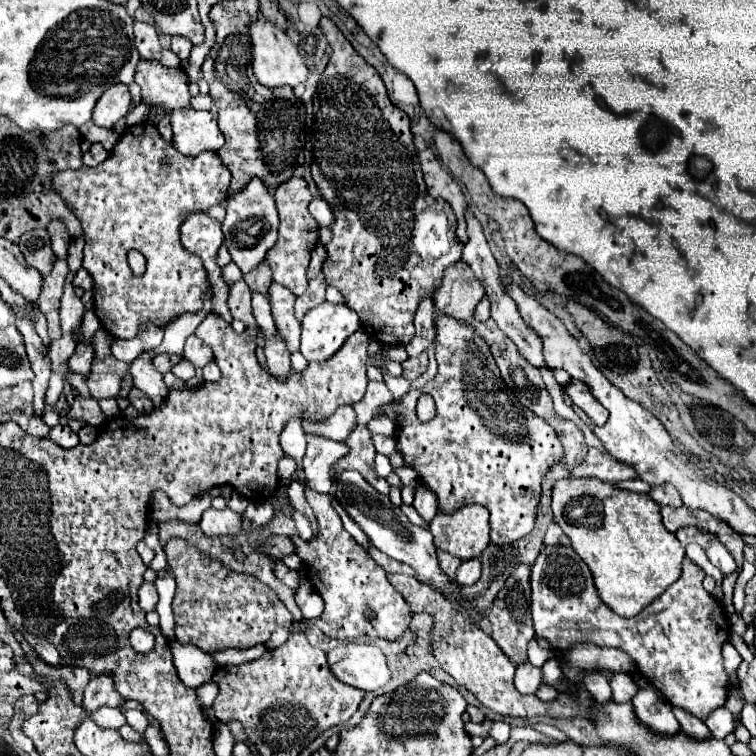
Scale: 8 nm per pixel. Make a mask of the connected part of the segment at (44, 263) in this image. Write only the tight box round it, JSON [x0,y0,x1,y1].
[20,228,54,278]

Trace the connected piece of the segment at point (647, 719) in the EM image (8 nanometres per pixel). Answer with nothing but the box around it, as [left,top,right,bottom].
[632,688,680,736]

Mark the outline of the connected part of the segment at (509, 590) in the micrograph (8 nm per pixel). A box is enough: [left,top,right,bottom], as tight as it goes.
[488,566,534,664]

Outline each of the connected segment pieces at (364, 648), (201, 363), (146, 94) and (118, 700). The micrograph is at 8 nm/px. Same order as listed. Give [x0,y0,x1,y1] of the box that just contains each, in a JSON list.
[[328,644,390,692],[182,336,214,368],[134,60,190,110],[82,676,122,712]]

